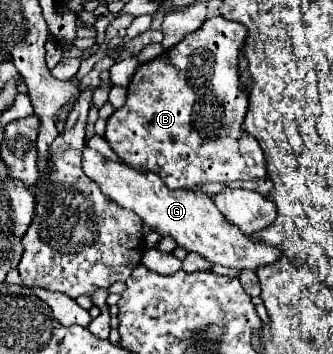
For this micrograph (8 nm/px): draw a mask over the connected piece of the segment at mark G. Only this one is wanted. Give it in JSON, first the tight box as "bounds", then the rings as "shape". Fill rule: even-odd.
{"bounds":[83,149,279,269],"shape":[[[95,149],[83,151],[83,171],[89,175],[89,179],[93,179],[99,185],[101,193],[109,197],[113,203],[117,203],[123,209],[135,211],[143,219],[143,223],[149,225],[153,231],[157,231],[159,235],[171,235],[177,241],[177,245],[181,245],[187,251],[199,253],[211,263],[237,269],[257,269],[261,265],[271,265],[279,257],[279,253],[275,251],[277,247],[255,243],[249,235],[241,233],[239,229],[233,229],[233,225],[229,225],[225,217],[217,213],[213,199],[205,193],[189,189],[171,191],[155,173],[129,169],[125,163],[105,159]]]}

